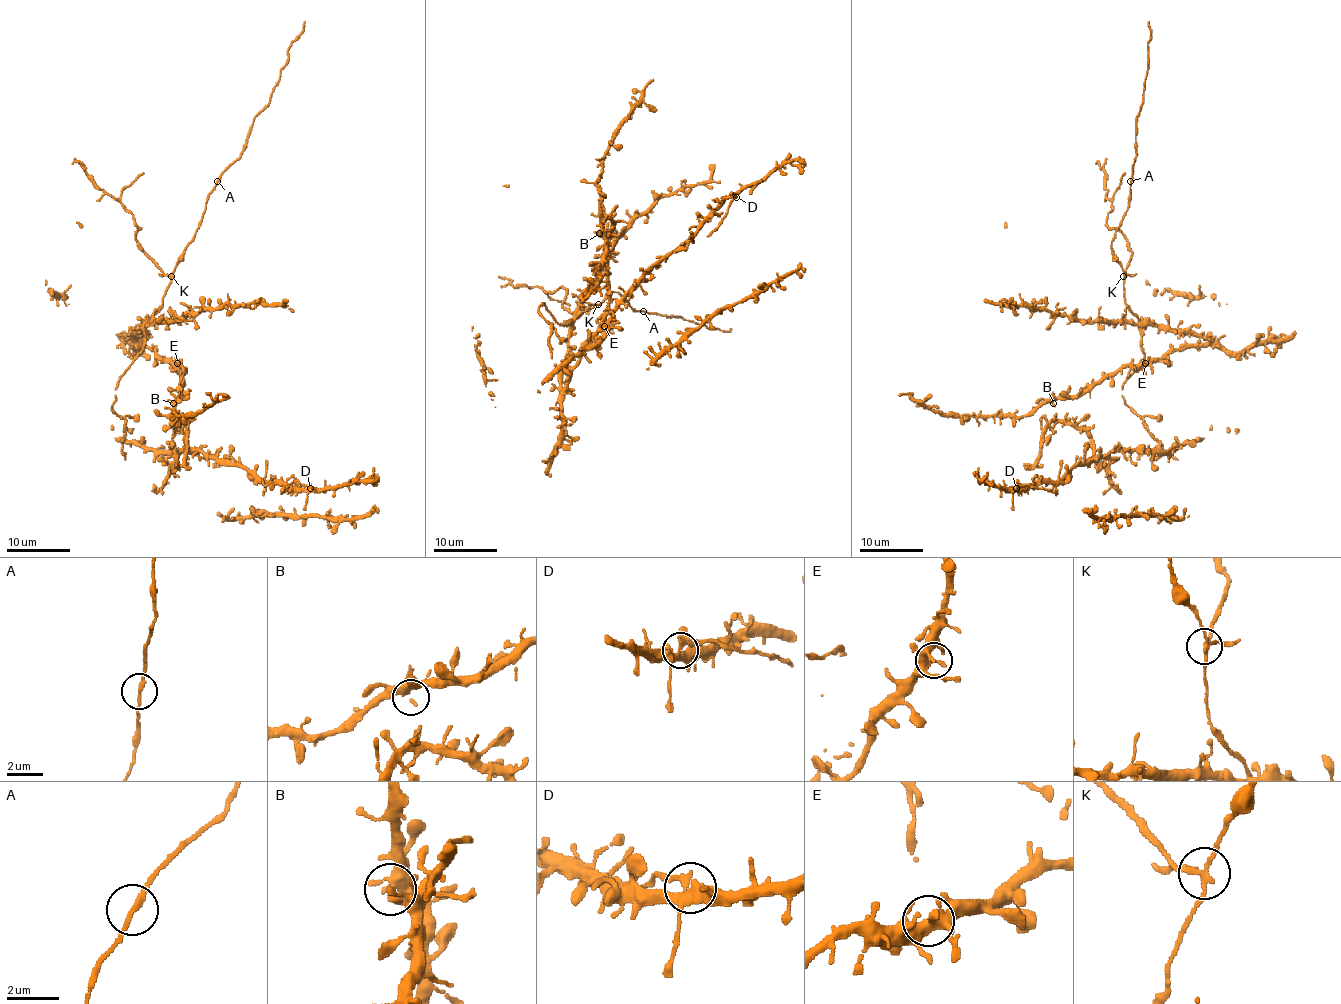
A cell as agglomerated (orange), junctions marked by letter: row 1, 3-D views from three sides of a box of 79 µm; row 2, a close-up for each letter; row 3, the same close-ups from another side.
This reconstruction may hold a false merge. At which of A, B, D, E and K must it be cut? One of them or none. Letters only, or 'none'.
K

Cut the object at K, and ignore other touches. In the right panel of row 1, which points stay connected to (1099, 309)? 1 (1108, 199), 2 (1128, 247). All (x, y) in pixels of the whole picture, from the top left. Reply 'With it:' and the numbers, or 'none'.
With it: none

